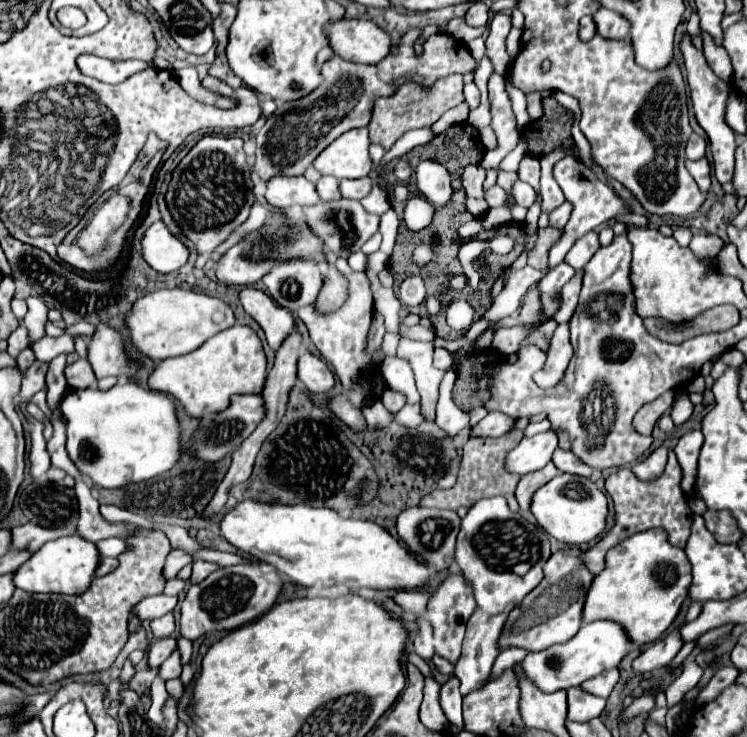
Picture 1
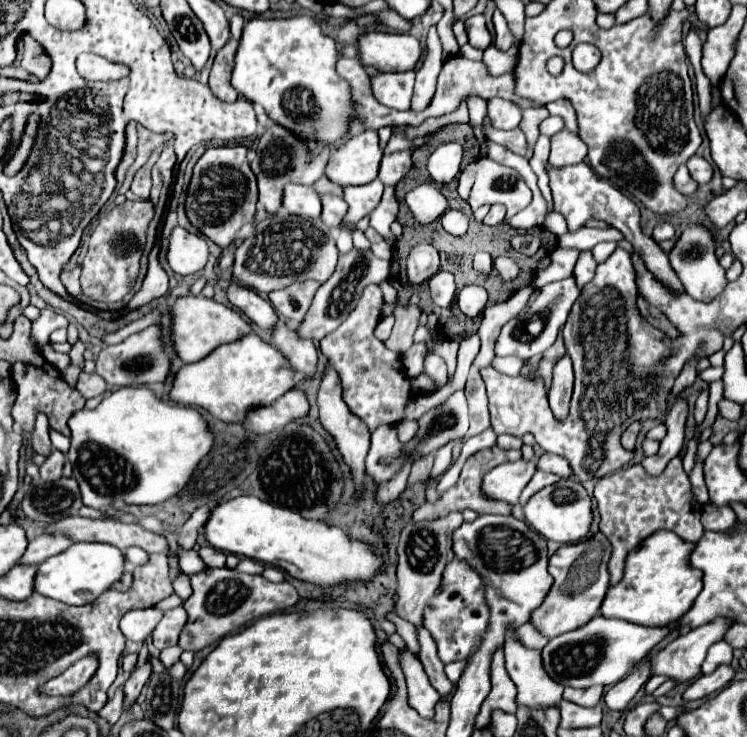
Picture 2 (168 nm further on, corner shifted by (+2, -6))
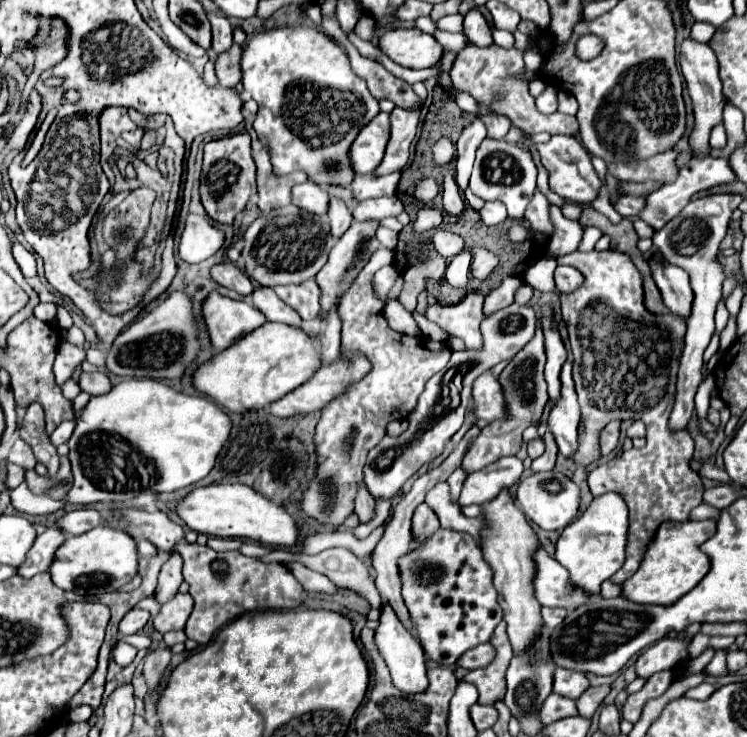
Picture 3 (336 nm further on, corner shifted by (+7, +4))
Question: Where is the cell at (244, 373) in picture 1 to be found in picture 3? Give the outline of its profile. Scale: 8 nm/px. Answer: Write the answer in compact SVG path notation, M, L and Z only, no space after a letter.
M264 323L204 363L194 373L194 385L220 407L234 413L246 413L252 409L264 409L284 397L284 393L304 385L312 373L316 373L320 363L322 359L316 341L302 329L282 323Z

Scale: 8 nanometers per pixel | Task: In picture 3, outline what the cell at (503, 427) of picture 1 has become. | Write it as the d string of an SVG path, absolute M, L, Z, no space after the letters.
M472 427L464 437L462 437L462 441L458 443L458 447L436 467L436 469L432 469L432 471L428 471L426 475L422 475L422 477L418 477L416 479L416 483L412 485L412 489L410 489L410 493L406 493L404 497L402 497L402 501L394 507L394 511L392 511L392 519L388 521L388 527L386 527L386 533L384 533L384 537L380 539L380 543L376 545L376 549L374 549L374 553L372 553L372 565L374 565L374 571L376 571L376 589L380 591L380 595L392 605L392 609L396 611L396 615L398 615L398 619L406 625L406 629L416 637L416 633L414 633L414 629L412 629L412 625L410 625L410 615L408 615L408 609L406 609L406 605L404 605L404 601L402 601L402 595L400 595L400 573L398 573L398 557L402 557L402 555L406 555L408 553L408 549L410 549L410 543L412 543L412 533L410 533L410 527L412 527L412 513L414 513L414 509L424 501L424 497L426 497L426 493L438 483L438 481L446 481L448 477L450 477L450 473L454 473L460 465L462 465L462 459L464 459L464 455L466 455L466 451L468 451L468 447L472 445L472 441L478 437L478 433L480 433L480 429L478 427Z

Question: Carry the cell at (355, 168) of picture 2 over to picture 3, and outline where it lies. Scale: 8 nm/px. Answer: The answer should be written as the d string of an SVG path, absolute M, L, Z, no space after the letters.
M378 113L352 143L350 159L354 171L362 175L372 173L382 163L388 139L390 139L390 115Z

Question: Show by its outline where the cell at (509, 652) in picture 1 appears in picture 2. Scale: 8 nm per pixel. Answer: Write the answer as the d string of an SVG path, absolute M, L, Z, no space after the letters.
M525 623L523 627L517 629L517 639L519 639L525 647L531 647L531 649L535 649L535 651L541 651L541 649L547 645L547 641L549 641L549 639L545 639L543 635L539 635L539 633L531 627L531 623Z

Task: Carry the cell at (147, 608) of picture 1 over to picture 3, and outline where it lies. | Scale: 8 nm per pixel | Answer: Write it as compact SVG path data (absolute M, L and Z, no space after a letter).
M134 607L122 621L120 621L120 633L122 635L134 635L138 633L150 619L150 613L148 611L142 611L138 607Z

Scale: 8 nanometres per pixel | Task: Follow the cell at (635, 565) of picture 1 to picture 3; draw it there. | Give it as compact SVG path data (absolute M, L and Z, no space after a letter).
M716 519L706 521L666 521L660 525L640 569L624 583L624 597L644 605L672 605L692 591L710 571L710 557L700 553L700 545L716 533Z

